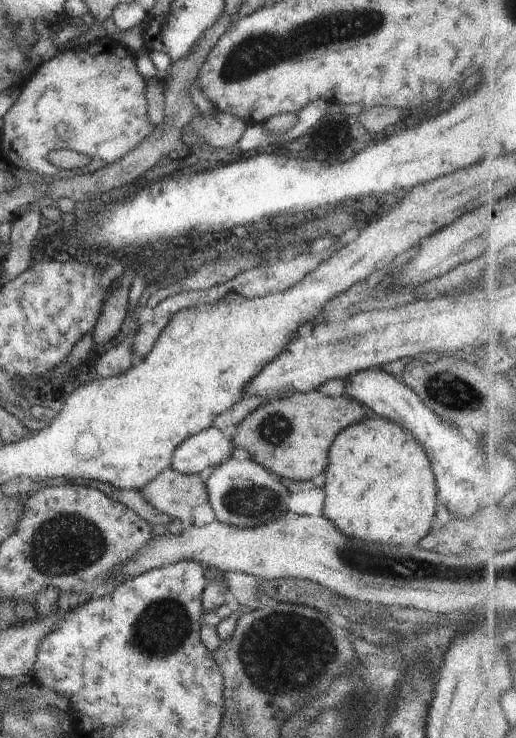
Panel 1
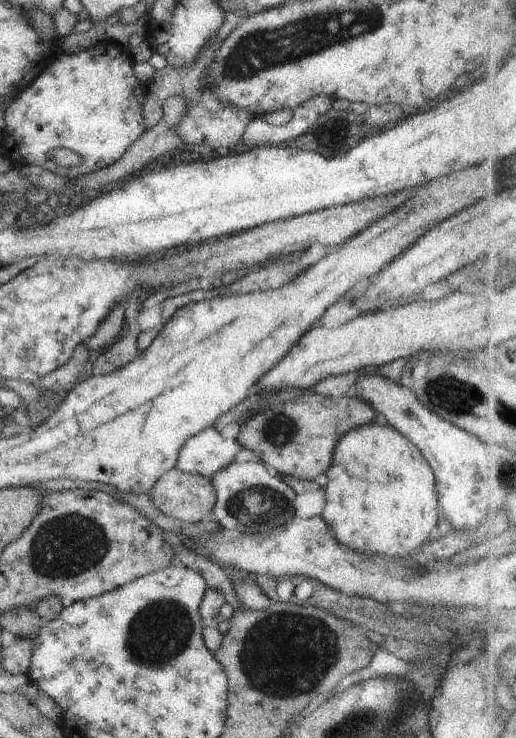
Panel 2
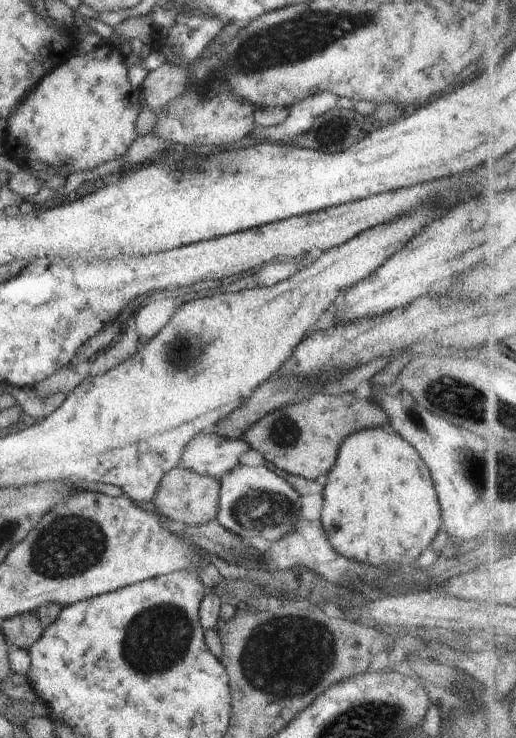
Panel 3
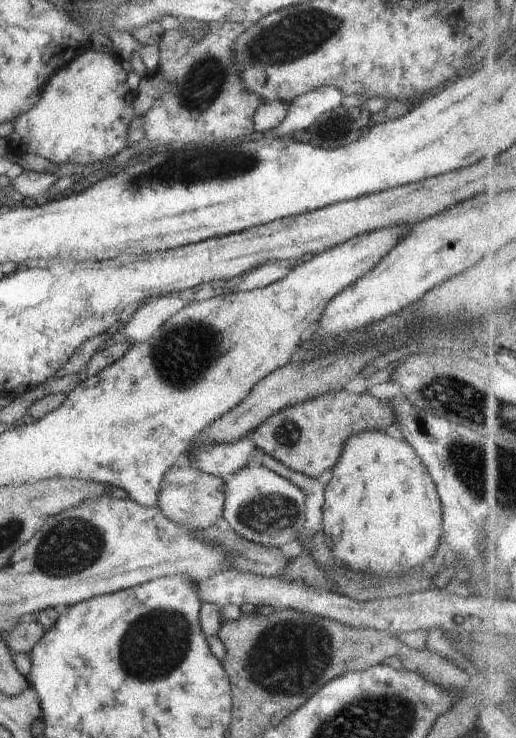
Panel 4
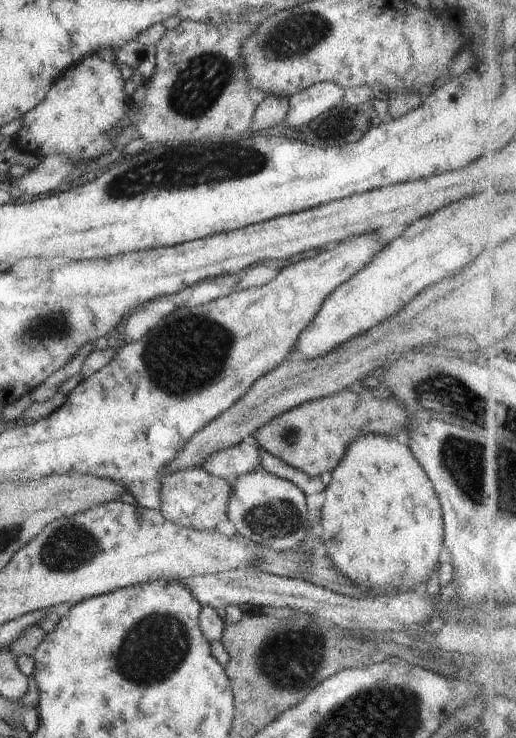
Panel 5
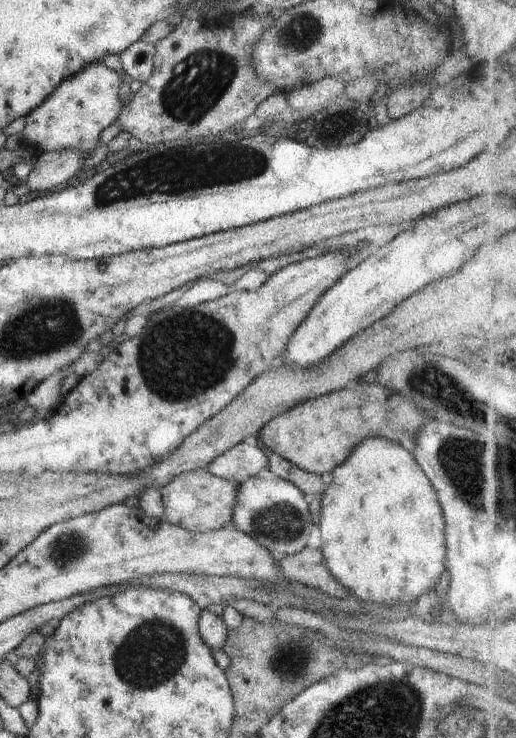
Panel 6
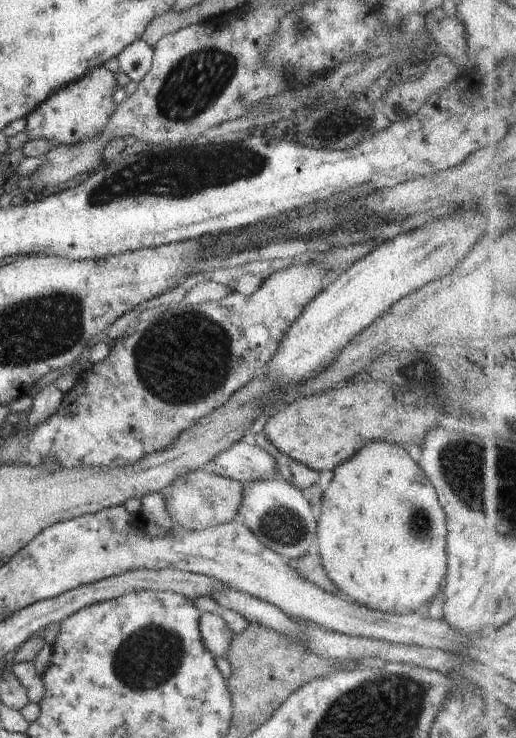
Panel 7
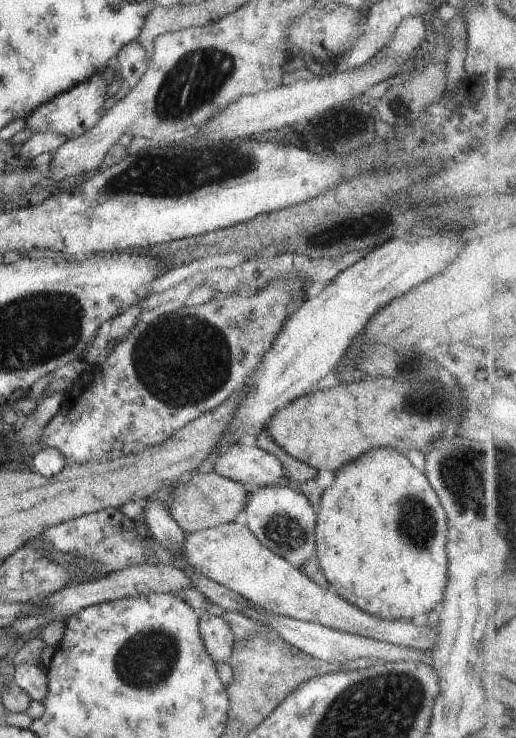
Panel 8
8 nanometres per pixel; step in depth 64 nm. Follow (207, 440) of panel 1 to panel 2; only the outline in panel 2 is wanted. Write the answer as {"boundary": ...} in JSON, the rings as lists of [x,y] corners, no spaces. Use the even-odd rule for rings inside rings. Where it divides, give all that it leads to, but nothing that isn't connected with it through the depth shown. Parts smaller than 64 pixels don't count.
{"boundary":[[[214,427],[188,439],[179,450],[175,468],[211,478],[225,466],[234,463],[243,447],[238,441],[226,439]]]}

